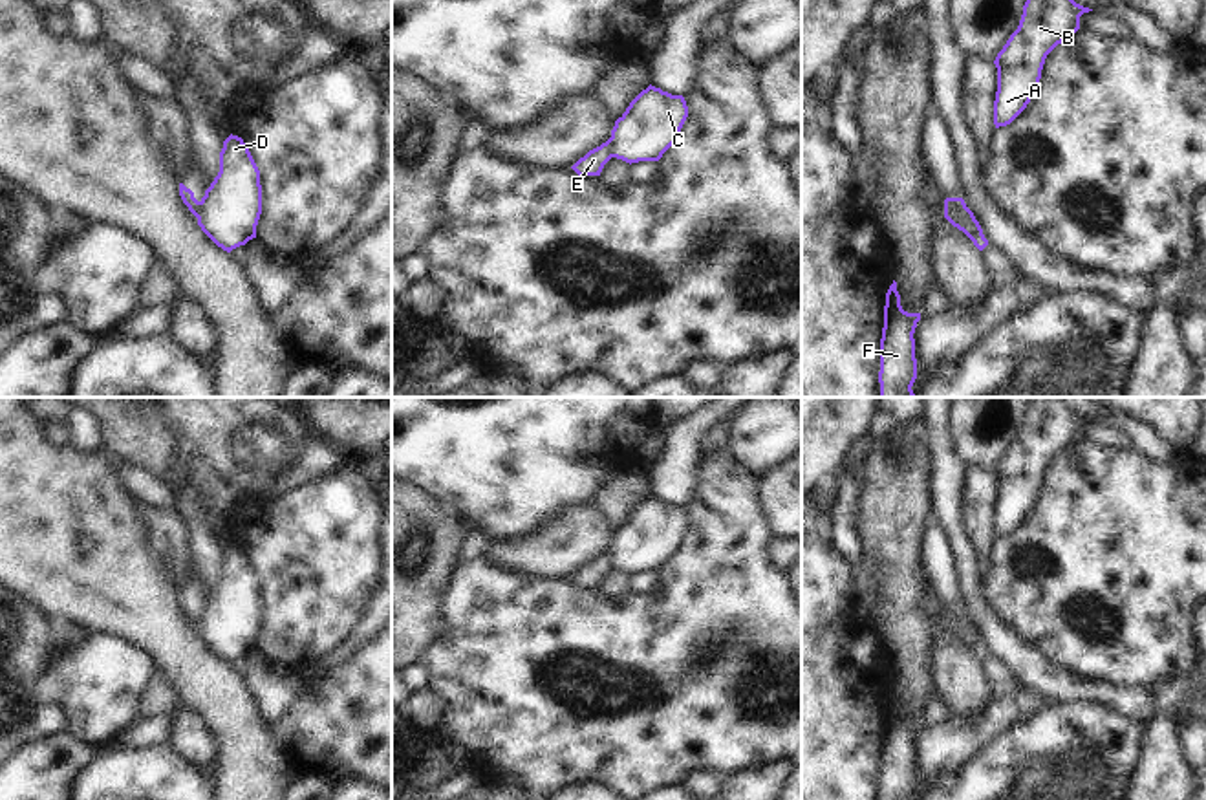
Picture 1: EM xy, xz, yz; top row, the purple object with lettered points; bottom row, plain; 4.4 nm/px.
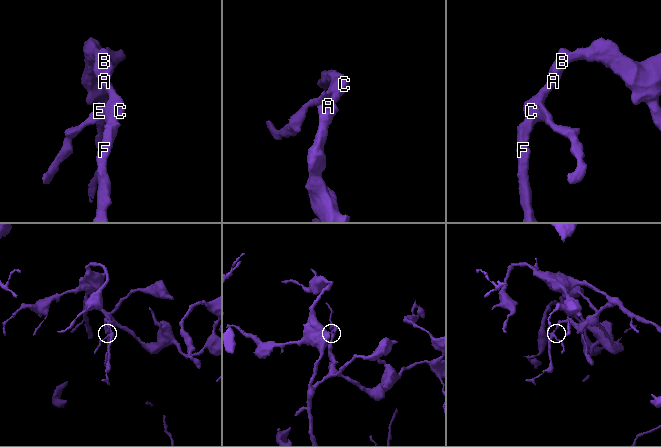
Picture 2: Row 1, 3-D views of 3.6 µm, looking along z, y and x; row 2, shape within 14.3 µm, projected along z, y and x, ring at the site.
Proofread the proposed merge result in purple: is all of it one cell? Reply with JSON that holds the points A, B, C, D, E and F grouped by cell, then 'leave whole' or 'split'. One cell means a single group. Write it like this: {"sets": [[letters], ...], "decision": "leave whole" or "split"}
{"sets": [["A", "B", "C", "D", "F"], ["E"]], "decision": "split"}

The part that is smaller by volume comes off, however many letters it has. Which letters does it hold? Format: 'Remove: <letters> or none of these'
Remove: E

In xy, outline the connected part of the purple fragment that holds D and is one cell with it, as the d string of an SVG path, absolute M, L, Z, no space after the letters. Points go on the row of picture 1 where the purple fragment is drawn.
M231 134L220 152L220 172L201 198L198 225L231 253L256 238L260 214L260 170L243 139Z

